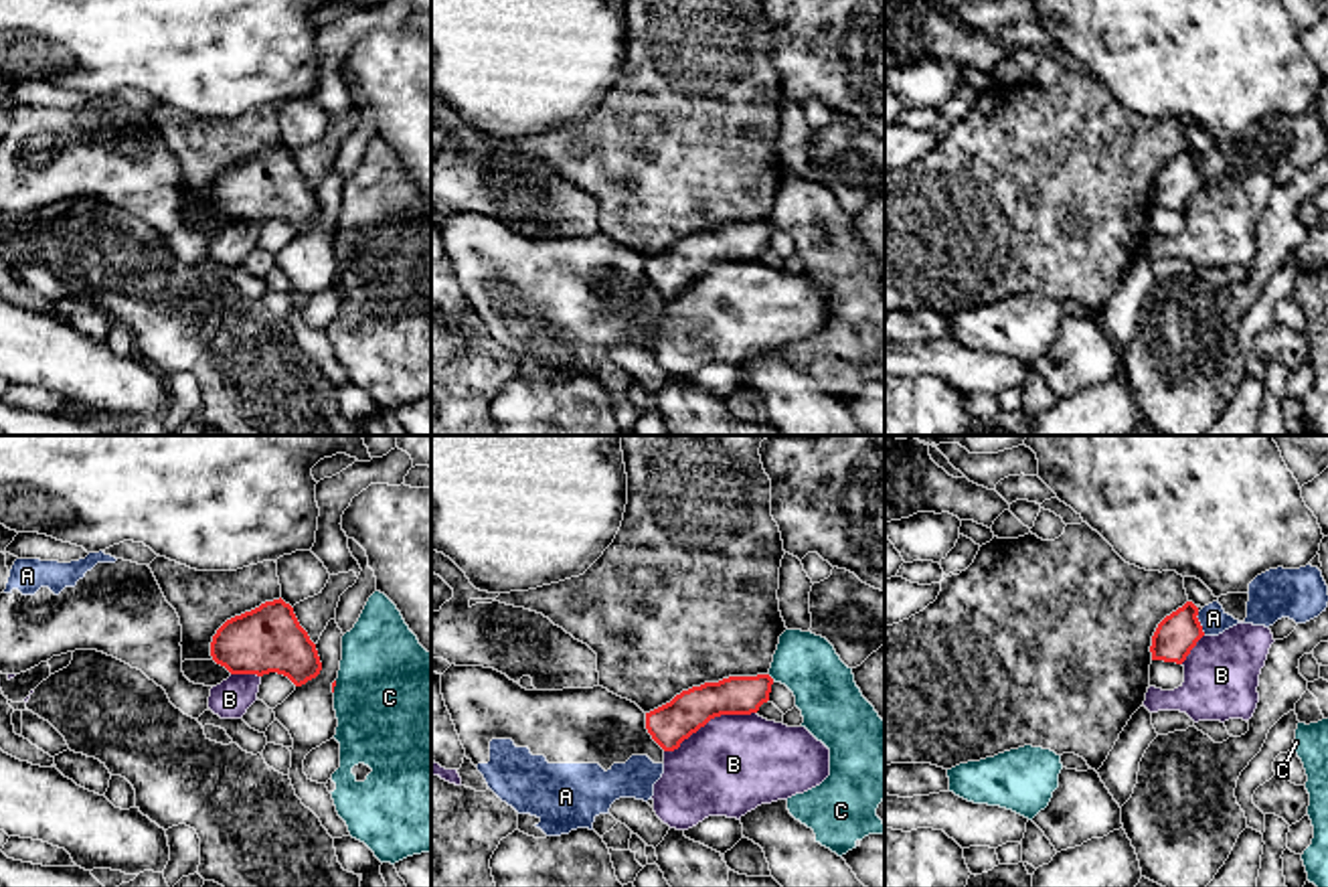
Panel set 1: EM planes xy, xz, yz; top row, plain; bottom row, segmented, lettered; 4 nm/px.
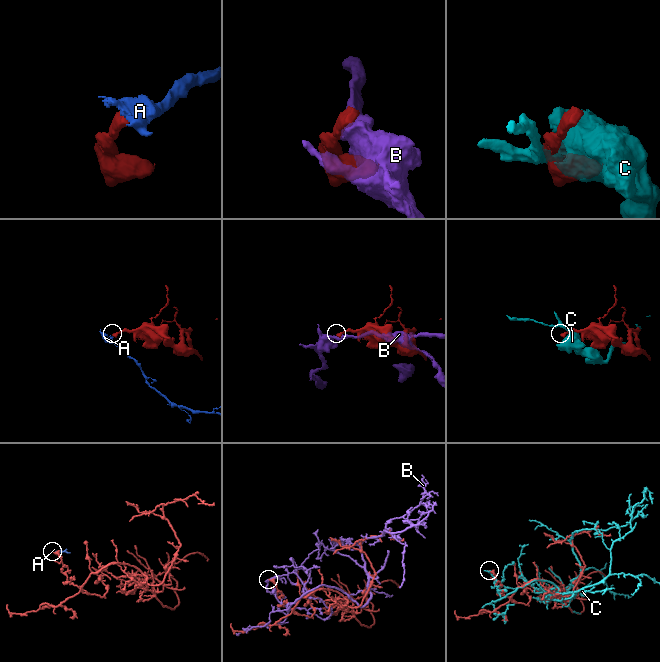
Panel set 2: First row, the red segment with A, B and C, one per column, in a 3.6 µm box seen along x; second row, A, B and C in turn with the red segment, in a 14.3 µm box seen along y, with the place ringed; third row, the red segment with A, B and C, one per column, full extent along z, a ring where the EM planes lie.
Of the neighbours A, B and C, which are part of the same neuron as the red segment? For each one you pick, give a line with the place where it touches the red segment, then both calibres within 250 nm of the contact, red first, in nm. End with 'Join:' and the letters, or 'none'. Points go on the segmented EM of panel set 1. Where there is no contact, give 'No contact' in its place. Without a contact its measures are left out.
Join: none

